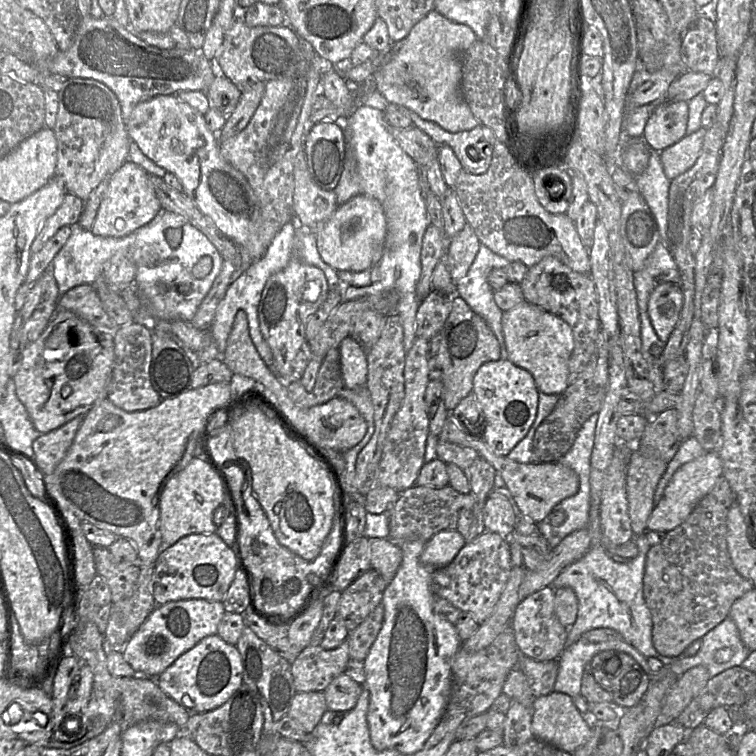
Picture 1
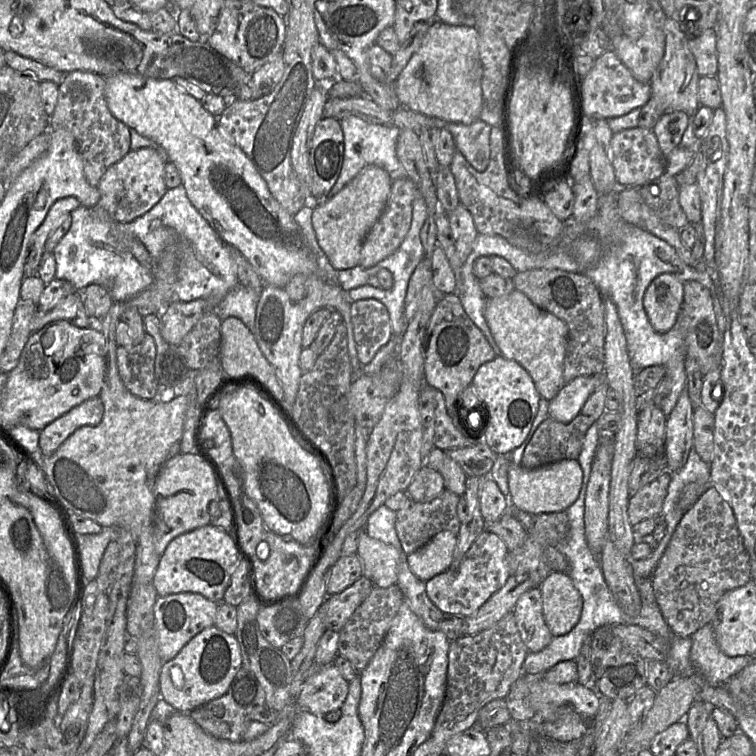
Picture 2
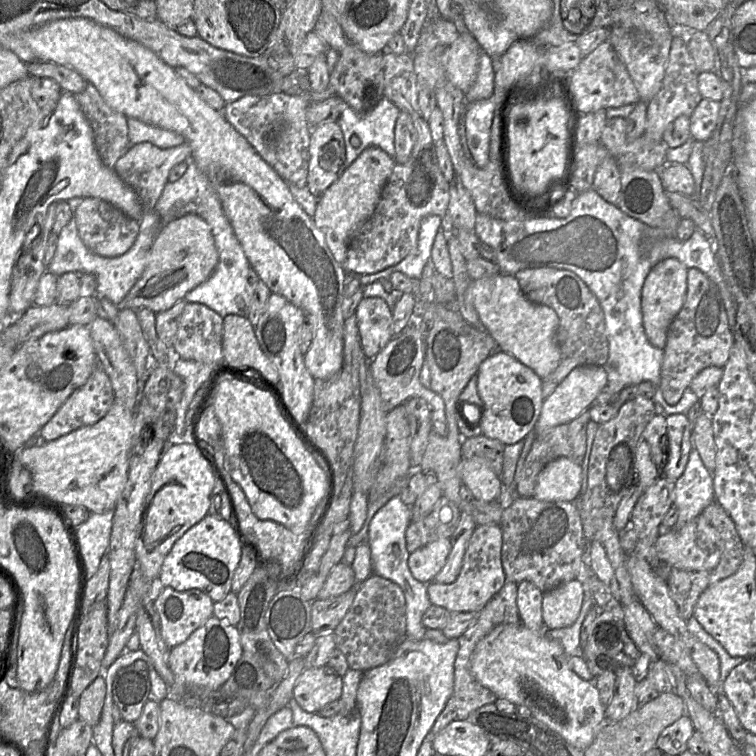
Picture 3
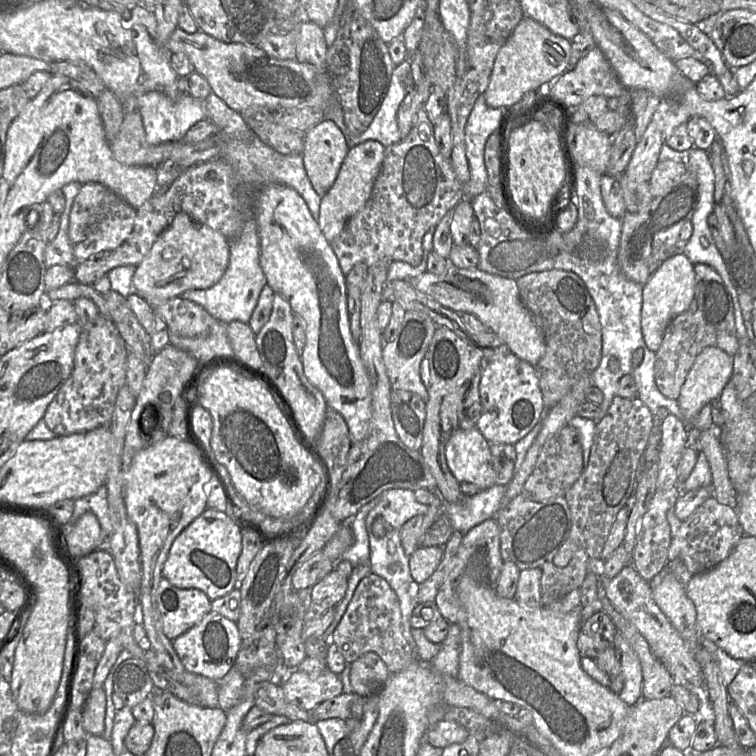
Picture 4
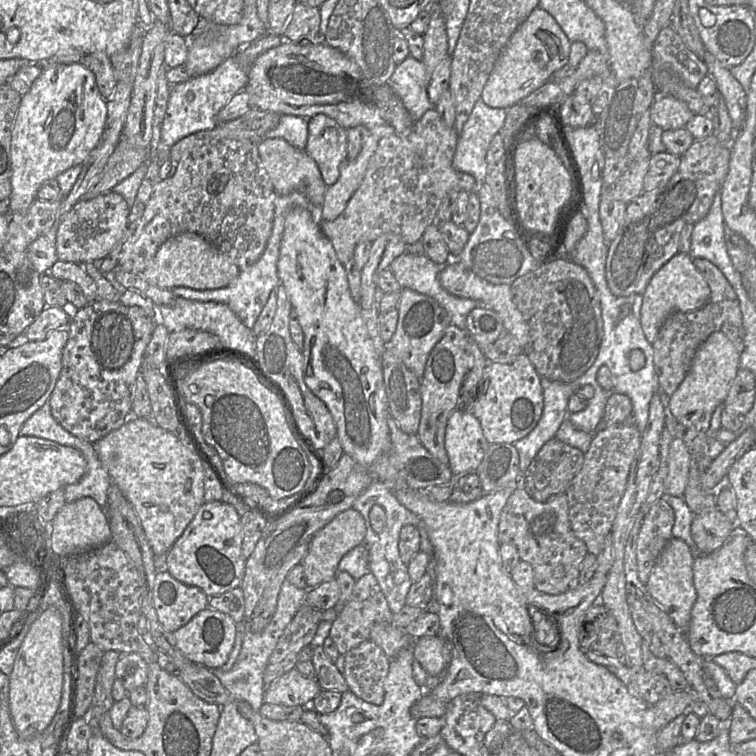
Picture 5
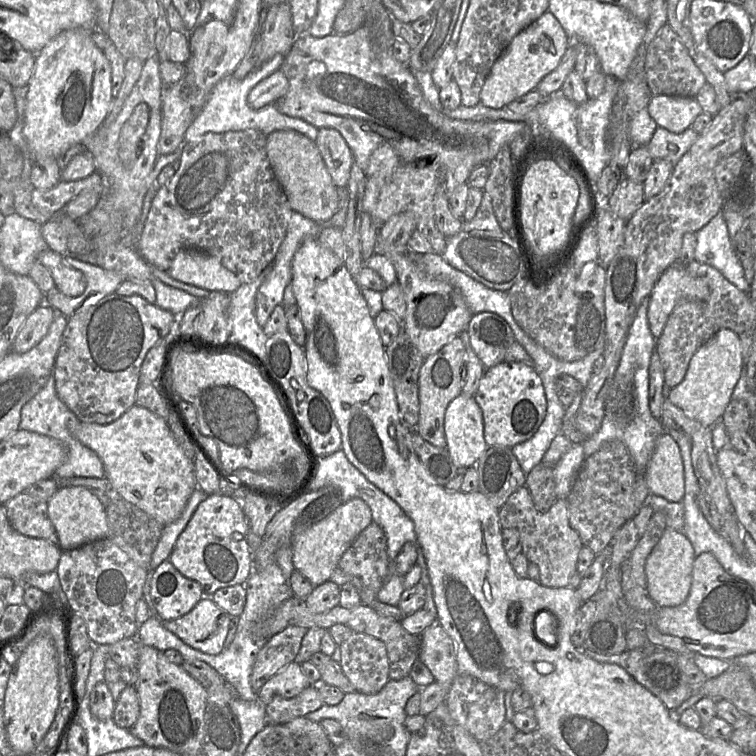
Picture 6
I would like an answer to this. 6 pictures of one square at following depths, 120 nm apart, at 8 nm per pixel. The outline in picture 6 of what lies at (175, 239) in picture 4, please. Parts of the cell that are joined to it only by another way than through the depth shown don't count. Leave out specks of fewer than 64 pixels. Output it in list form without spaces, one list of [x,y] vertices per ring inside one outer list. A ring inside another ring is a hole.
[[[196,249],[179,251],[167,272],[178,281],[208,291],[233,293],[242,285],[216,257]]]

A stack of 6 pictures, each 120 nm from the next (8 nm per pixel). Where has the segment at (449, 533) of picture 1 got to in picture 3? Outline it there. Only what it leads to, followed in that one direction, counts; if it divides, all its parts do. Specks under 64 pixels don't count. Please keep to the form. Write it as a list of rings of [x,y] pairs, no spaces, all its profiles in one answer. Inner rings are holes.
[[[442,538],[410,553],[408,567],[412,576],[424,584],[433,581],[445,565],[450,549],[450,539]]]

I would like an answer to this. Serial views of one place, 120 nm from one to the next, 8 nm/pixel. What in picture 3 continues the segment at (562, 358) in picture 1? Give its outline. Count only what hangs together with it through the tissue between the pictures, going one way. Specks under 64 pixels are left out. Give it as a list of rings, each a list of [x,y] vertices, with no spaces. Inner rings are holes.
[[[498,273],[471,280],[465,298],[471,302],[480,322],[496,341],[498,350],[512,355],[532,369],[540,379],[544,379],[557,368],[561,358],[556,341],[559,318],[552,308],[529,301],[514,275]]]

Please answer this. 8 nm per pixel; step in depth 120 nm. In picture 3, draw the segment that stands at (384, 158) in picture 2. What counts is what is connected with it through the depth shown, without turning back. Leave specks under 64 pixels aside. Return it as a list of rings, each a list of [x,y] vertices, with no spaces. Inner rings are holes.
[[[386,96],[365,114],[359,114],[350,107],[341,112],[336,122],[344,137],[344,170],[370,146],[377,146],[389,156],[395,157],[394,130],[399,112],[399,108]]]

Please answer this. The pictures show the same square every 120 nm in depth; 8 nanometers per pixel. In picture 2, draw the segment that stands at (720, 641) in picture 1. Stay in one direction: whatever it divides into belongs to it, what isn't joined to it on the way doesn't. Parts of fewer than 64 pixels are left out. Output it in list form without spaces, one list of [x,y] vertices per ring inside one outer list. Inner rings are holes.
[[[707,624],[691,635],[690,662],[695,674],[711,686],[722,686],[752,660],[752,655],[729,657],[717,645],[713,626]]]

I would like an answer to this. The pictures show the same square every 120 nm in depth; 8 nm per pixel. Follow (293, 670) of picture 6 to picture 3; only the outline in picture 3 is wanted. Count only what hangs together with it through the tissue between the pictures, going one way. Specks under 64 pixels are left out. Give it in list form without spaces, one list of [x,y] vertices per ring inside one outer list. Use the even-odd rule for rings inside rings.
[[[328,665],[306,668],[296,681],[293,699],[304,711],[318,713],[328,703],[340,699],[342,687],[342,677]]]

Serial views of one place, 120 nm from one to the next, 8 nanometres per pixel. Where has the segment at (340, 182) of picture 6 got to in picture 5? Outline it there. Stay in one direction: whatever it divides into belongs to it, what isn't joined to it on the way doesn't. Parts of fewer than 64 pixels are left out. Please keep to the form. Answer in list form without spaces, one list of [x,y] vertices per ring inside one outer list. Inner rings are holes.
[[[315,115],[308,120],[308,139],[304,150],[317,163],[326,186],[332,186],[347,159],[346,129],[327,115]]]

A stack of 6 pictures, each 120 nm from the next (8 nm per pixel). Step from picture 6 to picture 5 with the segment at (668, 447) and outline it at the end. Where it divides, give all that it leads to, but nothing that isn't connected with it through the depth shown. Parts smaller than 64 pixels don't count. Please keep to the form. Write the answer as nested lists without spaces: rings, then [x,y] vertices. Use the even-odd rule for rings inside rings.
[[[674,437],[668,454],[665,494],[683,497],[688,481],[691,455],[680,438]]]

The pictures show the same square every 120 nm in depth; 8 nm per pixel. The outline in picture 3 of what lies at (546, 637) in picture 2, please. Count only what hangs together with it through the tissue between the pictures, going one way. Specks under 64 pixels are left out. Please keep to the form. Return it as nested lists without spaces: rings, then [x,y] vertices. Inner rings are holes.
[[[522,581],[517,585],[516,604],[520,622],[528,629],[543,632],[543,593],[531,582]]]

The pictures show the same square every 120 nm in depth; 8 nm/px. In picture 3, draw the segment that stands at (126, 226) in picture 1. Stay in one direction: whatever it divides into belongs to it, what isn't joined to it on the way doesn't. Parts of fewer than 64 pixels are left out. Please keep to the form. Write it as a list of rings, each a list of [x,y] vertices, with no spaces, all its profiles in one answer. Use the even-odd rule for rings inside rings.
[[[185,141],[167,149],[159,148],[149,142],[143,142],[131,146],[117,160],[113,169],[126,184],[135,190],[140,199],[143,212],[146,212],[154,209],[165,184],[168,182],[170,169],[174,165],[188,160],[190,155],[191,149]]]

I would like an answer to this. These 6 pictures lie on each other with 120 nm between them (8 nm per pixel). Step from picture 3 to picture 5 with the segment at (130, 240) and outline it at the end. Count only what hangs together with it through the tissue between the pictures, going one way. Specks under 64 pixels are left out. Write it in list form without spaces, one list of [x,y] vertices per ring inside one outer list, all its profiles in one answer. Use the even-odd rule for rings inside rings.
[[[113,191],[78,201],[60,221],[56,234],[58,259],[78,264],[103,260],[124,236],[130,209],[125,199]]]

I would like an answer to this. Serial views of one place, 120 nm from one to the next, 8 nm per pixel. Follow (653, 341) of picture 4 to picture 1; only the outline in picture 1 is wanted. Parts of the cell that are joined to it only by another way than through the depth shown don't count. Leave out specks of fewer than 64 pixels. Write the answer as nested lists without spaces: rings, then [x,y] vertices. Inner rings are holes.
[[[669,282],[657,285],[649,296],[647,312],[656,334],[664,343],[679,320],[683,299],[680,285]]]

